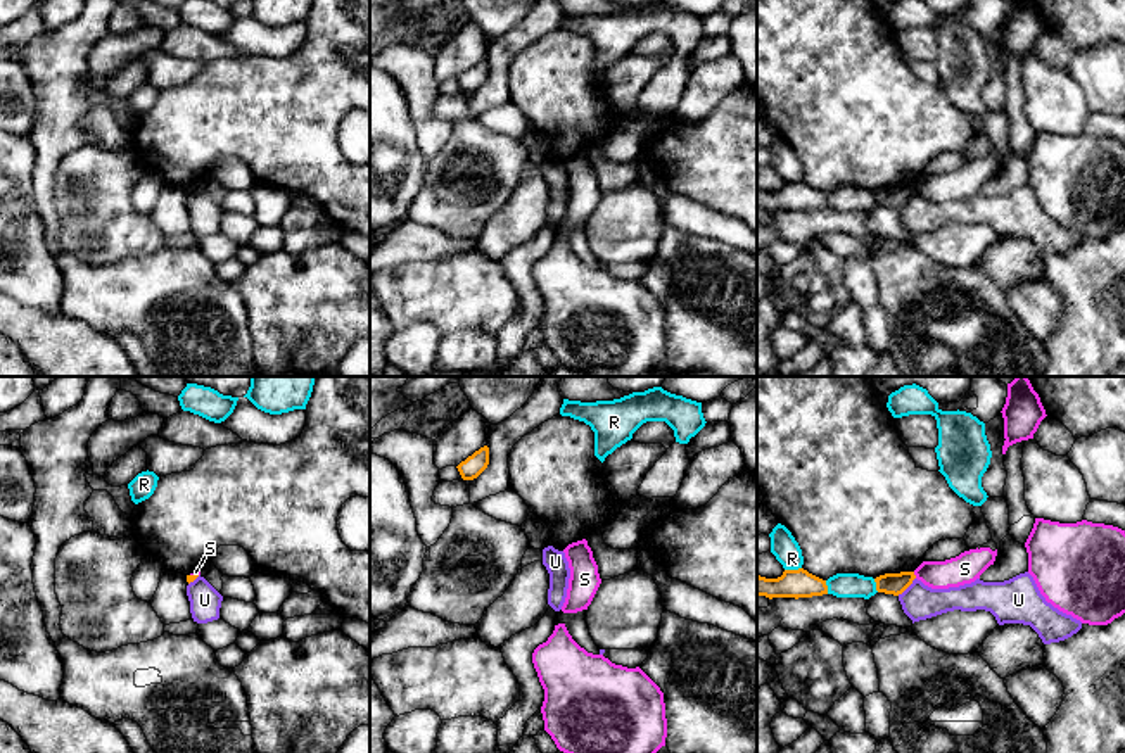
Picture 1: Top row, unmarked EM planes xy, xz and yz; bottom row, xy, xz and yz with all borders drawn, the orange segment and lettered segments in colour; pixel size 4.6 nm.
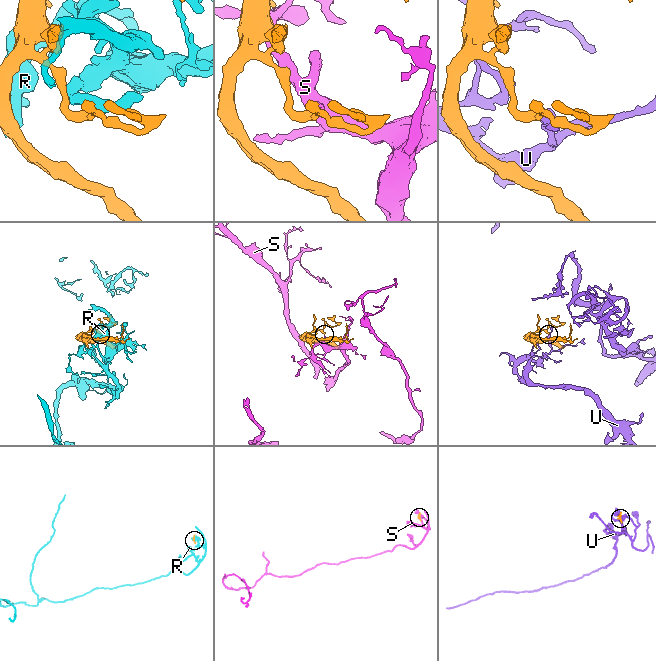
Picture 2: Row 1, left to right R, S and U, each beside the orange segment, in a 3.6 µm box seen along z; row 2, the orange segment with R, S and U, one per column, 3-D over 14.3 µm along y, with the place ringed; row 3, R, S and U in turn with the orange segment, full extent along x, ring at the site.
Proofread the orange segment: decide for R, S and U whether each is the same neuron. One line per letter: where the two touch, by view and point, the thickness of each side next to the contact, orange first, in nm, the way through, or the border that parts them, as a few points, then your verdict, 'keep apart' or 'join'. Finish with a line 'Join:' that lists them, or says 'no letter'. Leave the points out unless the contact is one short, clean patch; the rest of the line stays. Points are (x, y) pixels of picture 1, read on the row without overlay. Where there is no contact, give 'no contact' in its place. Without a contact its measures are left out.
R: yz (792, 183) | 130/120 nm | keep apart
S: yz (915, 189) | 100/140 nm | along yz (913, 185), (916, 190) | keep apart
U: yz (906, 201) | 100/160 nm | along yz (915, 190), (897, 208) | keep apart
Join: no letter

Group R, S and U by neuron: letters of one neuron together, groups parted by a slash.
R / S / U

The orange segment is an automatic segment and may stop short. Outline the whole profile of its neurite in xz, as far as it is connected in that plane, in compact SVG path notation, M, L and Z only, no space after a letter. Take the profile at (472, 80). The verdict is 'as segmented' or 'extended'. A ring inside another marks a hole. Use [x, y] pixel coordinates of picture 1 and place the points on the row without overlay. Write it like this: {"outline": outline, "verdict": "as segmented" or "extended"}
{"outline": "M484 59L472 69L468 69L465 74L461 74L456 81L463 93L474 93L487 81L487 78L489 78L489 60Z", "verdict": "as segmented"}

